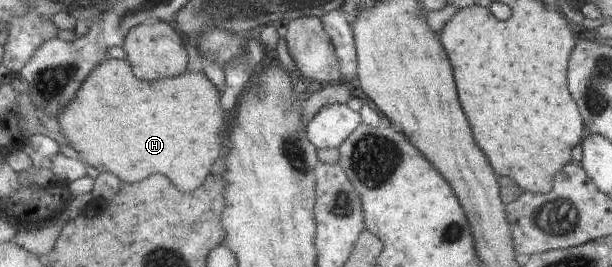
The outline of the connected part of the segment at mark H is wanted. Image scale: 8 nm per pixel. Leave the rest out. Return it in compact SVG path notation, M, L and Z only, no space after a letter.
M109 58L84 81L73 103L59 114L56 128L67 138L70 146L80 154L83 161L100 173L113 172L123 183L128 184L141 182L147 176L161 174L167 176L180 192L189 193L193 192L193 180L195 190L198 190L211 177L211 170L219 160L221 150L225 150L227 146L234 110L225 111L221 106L221 91L222 89L217 89L202 71L187 70L177 77L168 77L156 82L141 81L133 73L133 62L127 58Z

